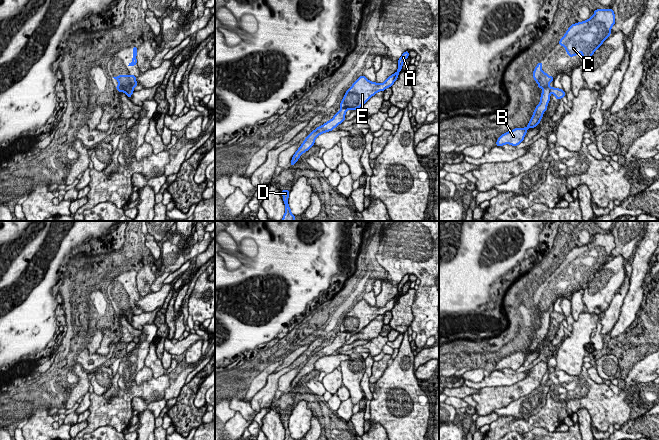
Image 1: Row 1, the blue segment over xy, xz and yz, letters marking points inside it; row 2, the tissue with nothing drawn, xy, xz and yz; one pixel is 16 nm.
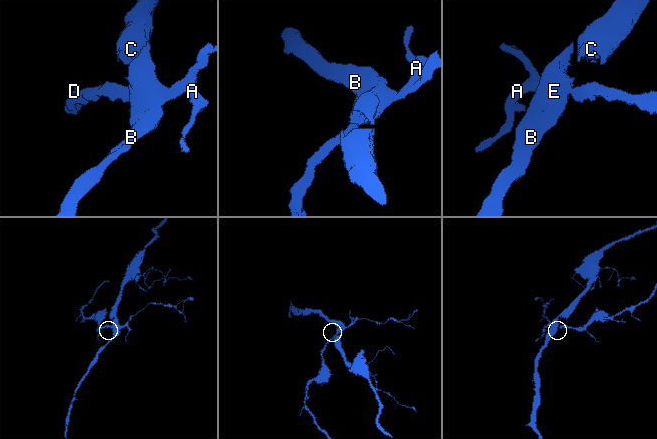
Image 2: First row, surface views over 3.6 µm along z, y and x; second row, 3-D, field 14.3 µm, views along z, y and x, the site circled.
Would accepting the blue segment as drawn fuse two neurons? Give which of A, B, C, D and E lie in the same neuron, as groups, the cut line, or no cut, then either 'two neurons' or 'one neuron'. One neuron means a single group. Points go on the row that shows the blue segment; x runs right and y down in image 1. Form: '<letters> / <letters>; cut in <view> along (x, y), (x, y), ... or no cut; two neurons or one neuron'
A B C E / D; cut in xz along (342, 107), (346, 109); two neurons

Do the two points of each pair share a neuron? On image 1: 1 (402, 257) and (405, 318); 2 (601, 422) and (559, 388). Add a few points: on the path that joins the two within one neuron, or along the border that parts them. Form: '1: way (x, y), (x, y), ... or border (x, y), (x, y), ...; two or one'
1: border (416, 291), (412, 305), (412, 319); two
2: way (596, 410), (579, 393), (571, 393); one

